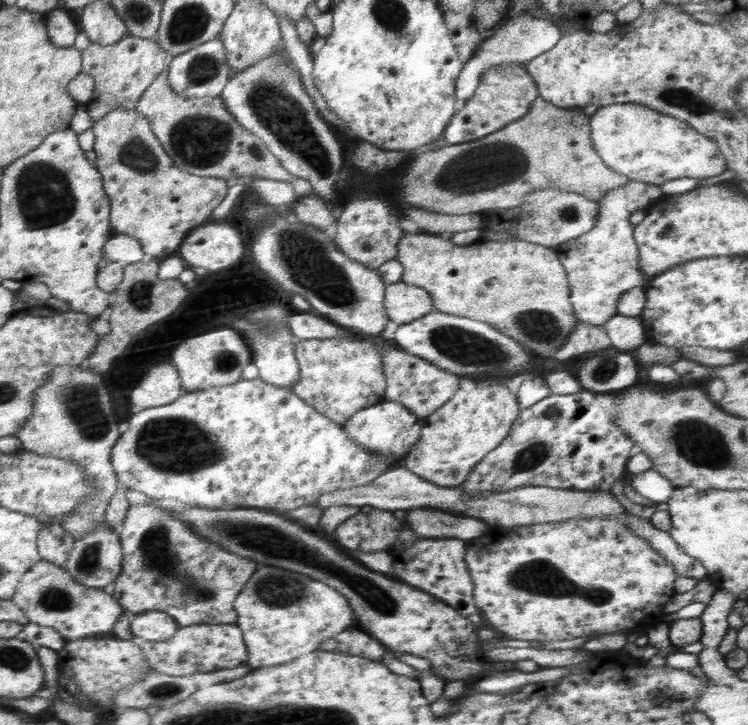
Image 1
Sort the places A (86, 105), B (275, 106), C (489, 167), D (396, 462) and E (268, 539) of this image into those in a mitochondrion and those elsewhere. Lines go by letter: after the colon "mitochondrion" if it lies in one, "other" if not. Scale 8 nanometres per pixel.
A: other
B: mitochondrion
C: mitochondrion
D: other
E: mitochondrion

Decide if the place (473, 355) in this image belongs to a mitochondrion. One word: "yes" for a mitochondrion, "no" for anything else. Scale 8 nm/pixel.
yes

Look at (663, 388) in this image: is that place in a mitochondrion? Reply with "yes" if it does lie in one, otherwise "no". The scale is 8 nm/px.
no

